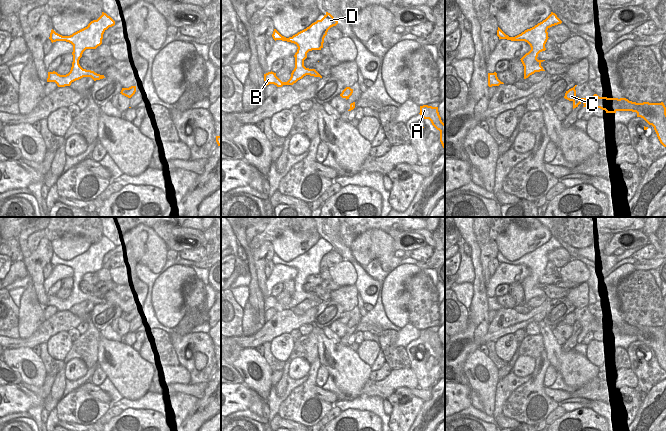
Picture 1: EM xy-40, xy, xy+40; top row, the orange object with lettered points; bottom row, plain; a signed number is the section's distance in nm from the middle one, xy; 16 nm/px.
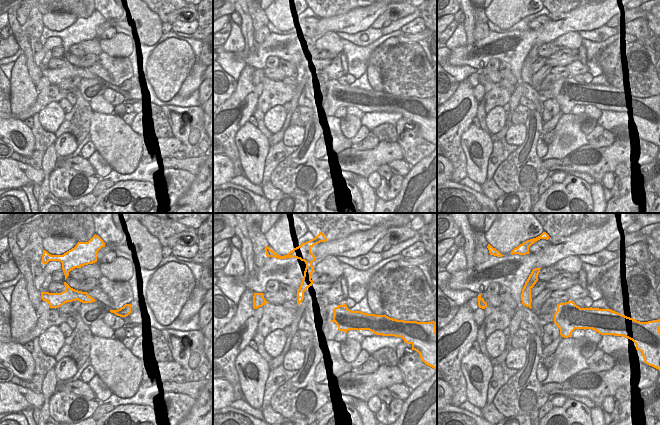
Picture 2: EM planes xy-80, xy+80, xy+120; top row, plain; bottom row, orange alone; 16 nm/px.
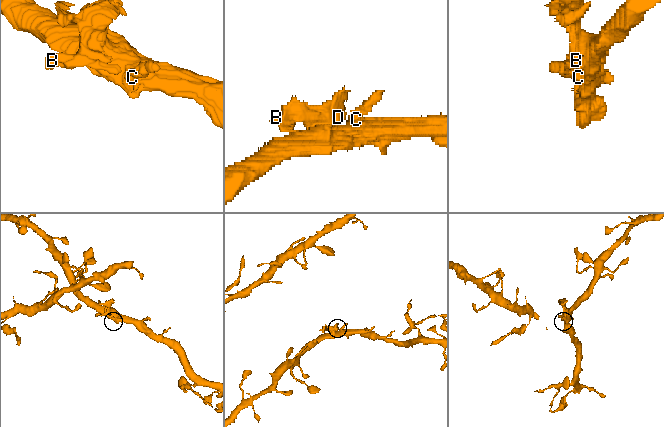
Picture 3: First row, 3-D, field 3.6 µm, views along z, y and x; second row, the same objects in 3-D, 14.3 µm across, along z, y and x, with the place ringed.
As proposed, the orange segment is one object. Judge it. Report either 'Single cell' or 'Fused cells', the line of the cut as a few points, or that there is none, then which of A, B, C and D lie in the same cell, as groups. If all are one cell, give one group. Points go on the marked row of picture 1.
Single cell. No split. Groups: A B C D.

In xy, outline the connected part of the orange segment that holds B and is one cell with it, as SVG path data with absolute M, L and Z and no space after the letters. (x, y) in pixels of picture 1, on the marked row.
M326 12L321 20L317 20L306 29L289 38L282 36L276 29L274 29L272 37L275 41L282 40L297 45L298 49L294 55L295 68L287 82L282 82L276 76L276 73L272 71L264 74L265 85L274 84L277 87L282 87L283 85L293 85L306 75L322 78L315 69L306 68L304 66L304 60L307 58L307 53L309 51L321 50L323 48L324 38L327 35L328 30L337 24L337 19L330 13Z

